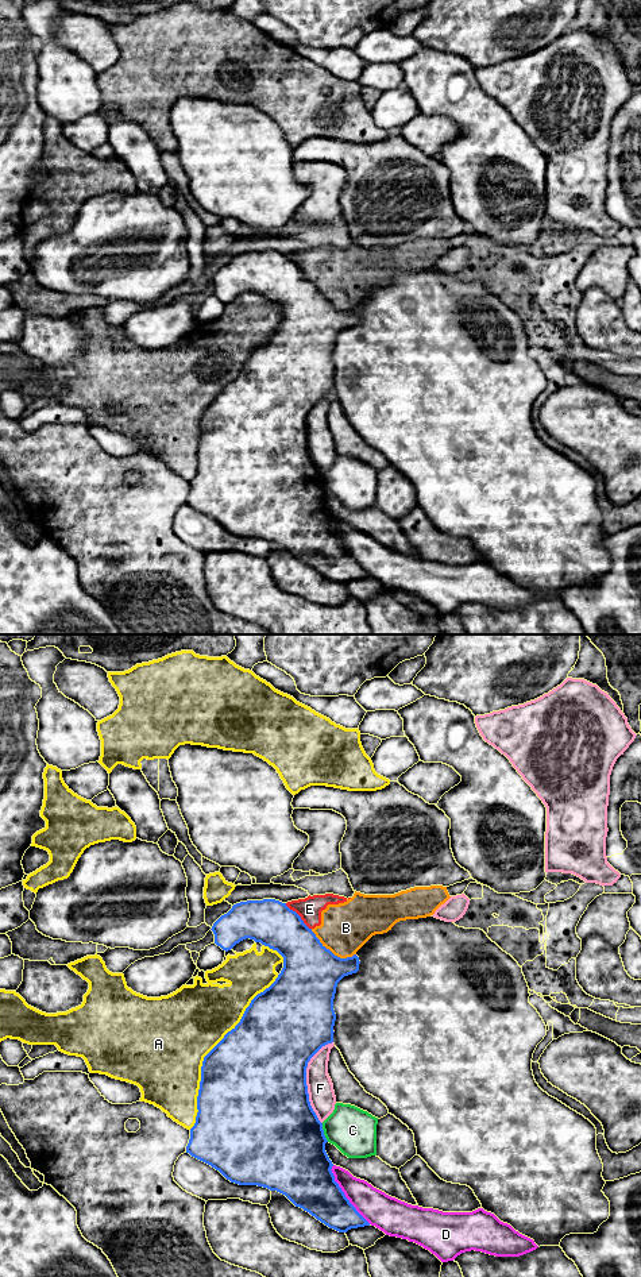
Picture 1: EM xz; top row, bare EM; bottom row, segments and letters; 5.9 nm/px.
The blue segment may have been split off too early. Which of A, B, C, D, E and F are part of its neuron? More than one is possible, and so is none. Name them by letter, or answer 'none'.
none

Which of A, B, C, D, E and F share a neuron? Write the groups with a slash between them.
A B E / C / D / F

